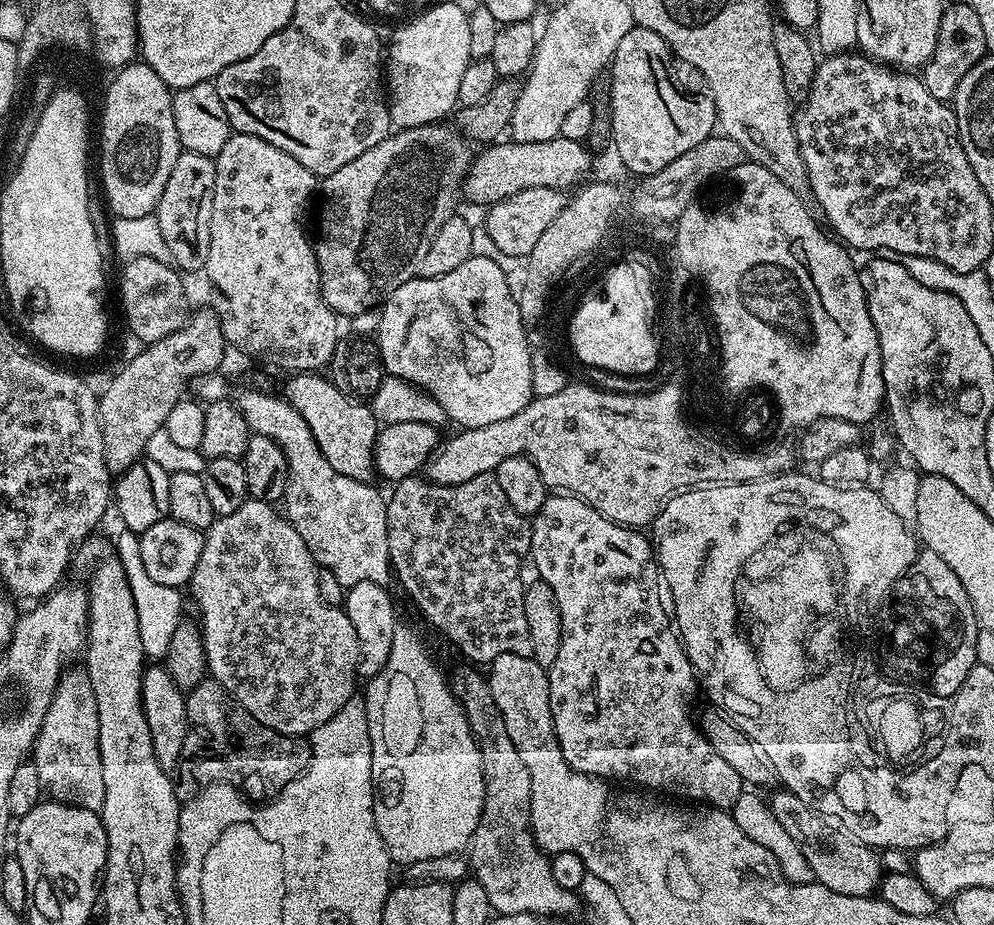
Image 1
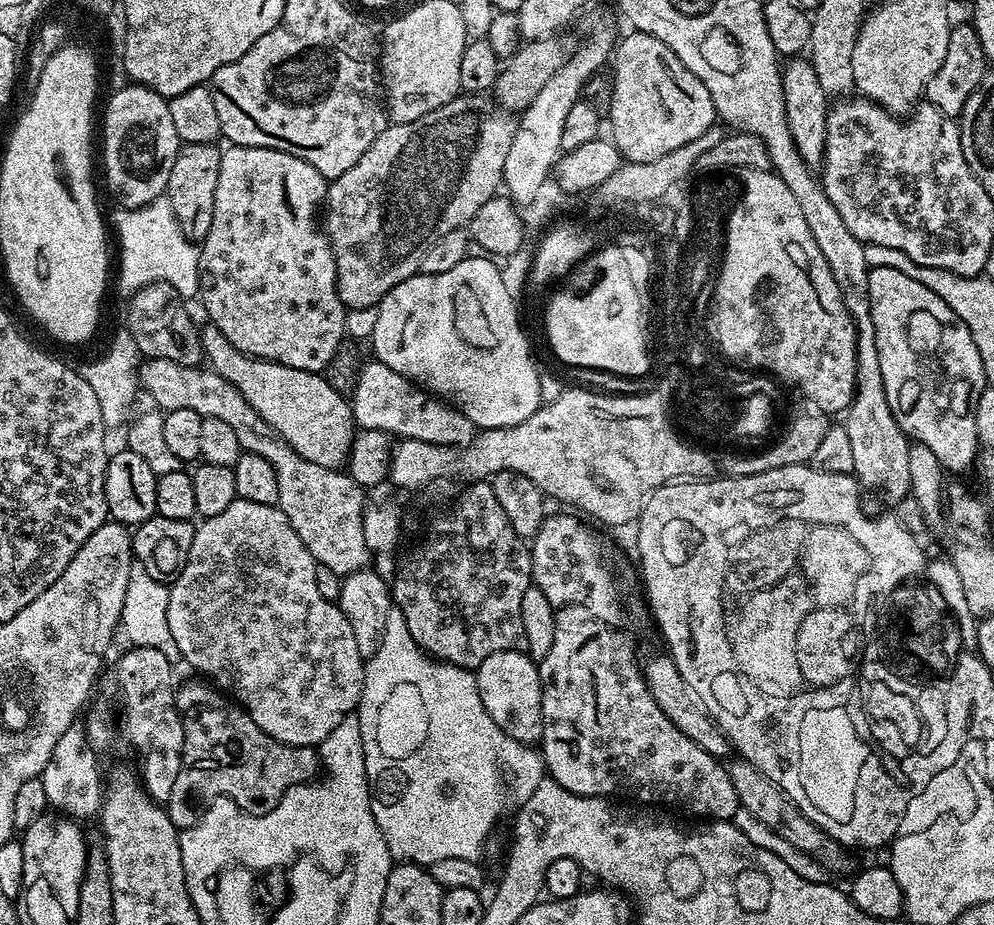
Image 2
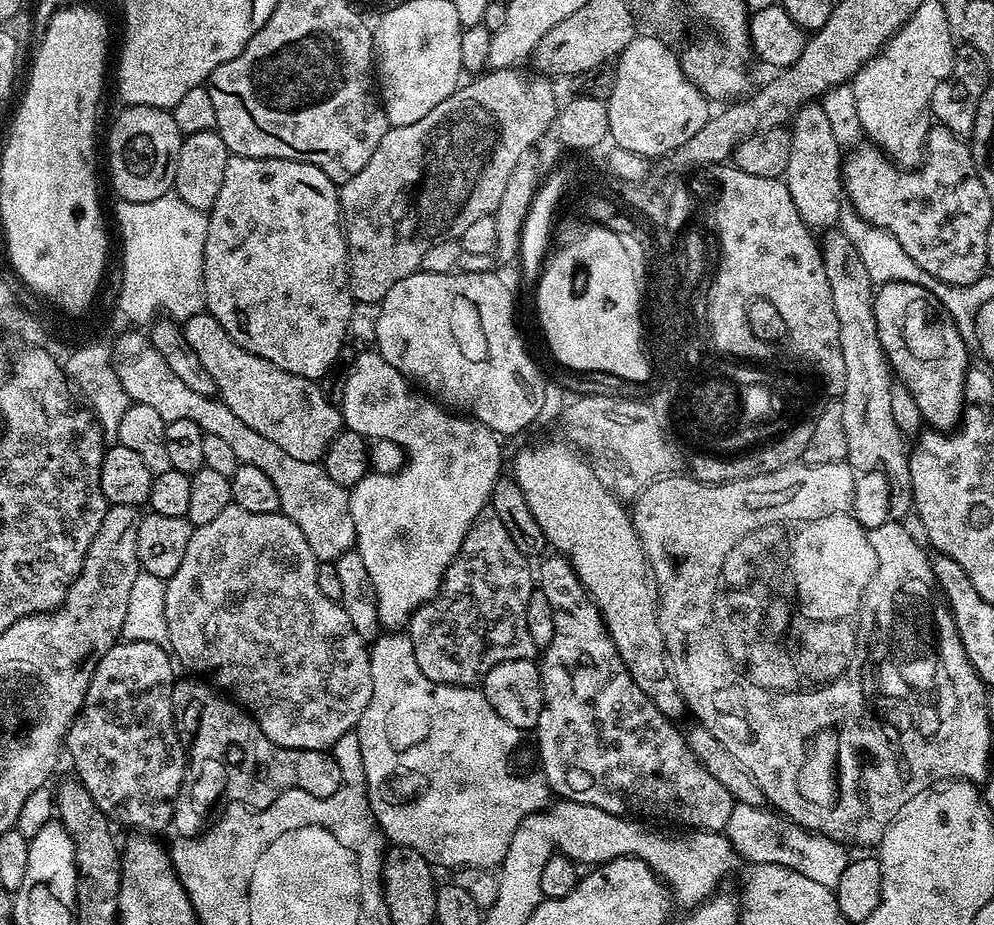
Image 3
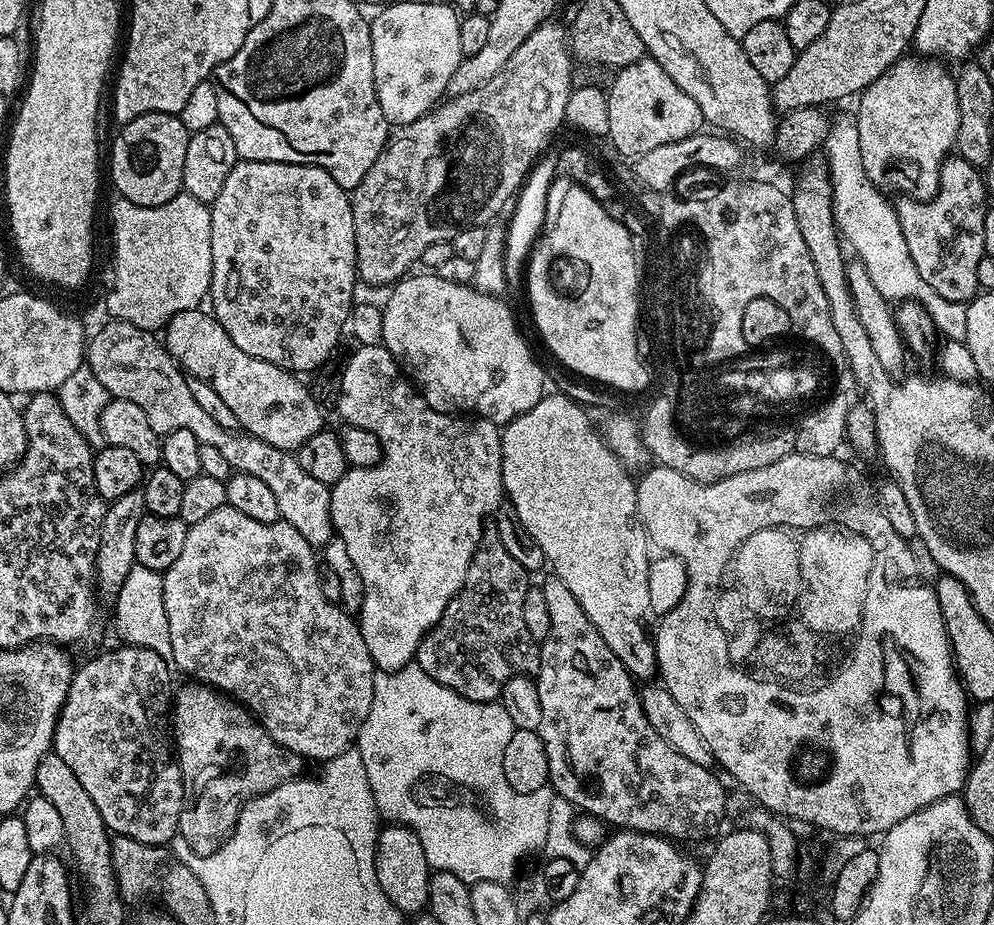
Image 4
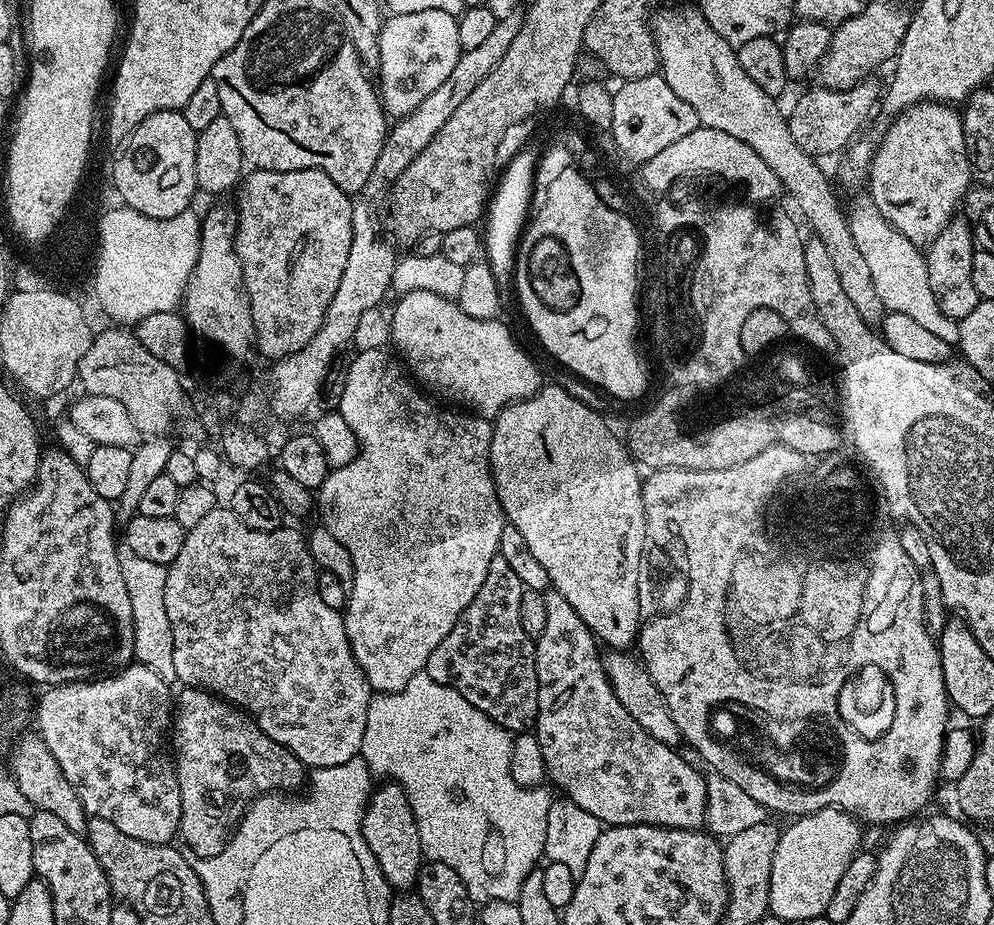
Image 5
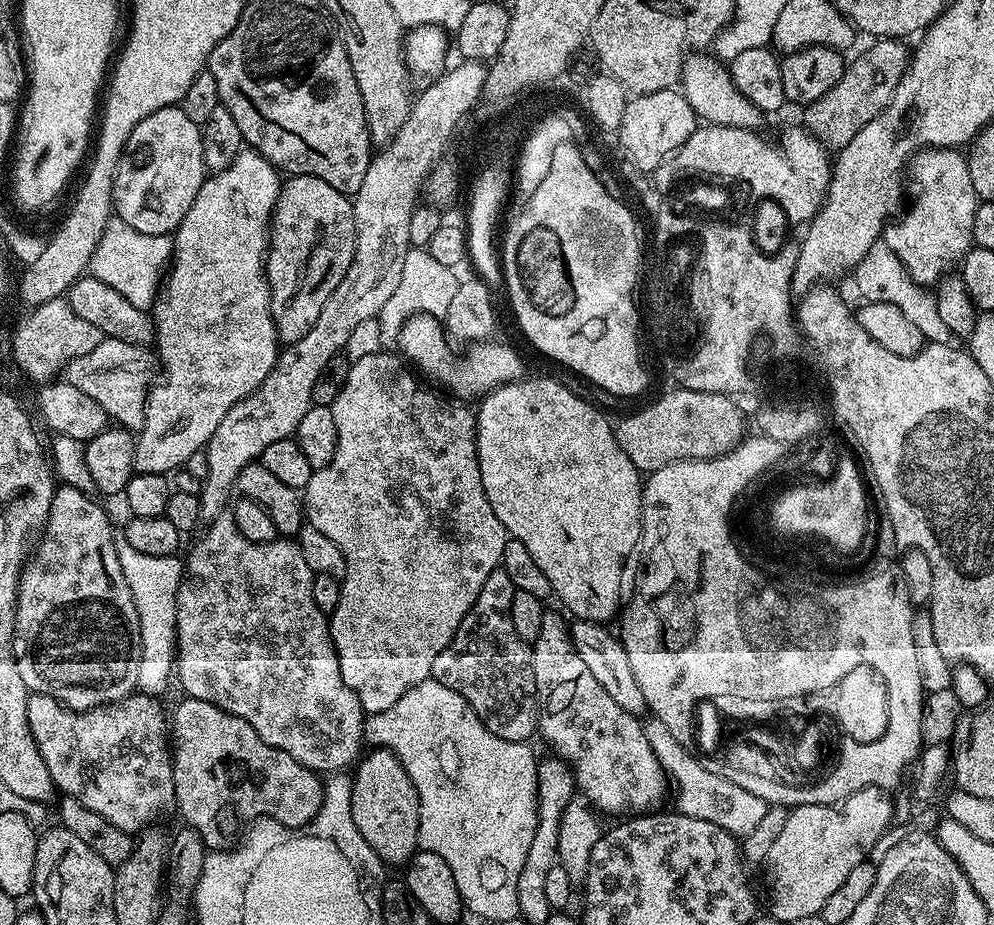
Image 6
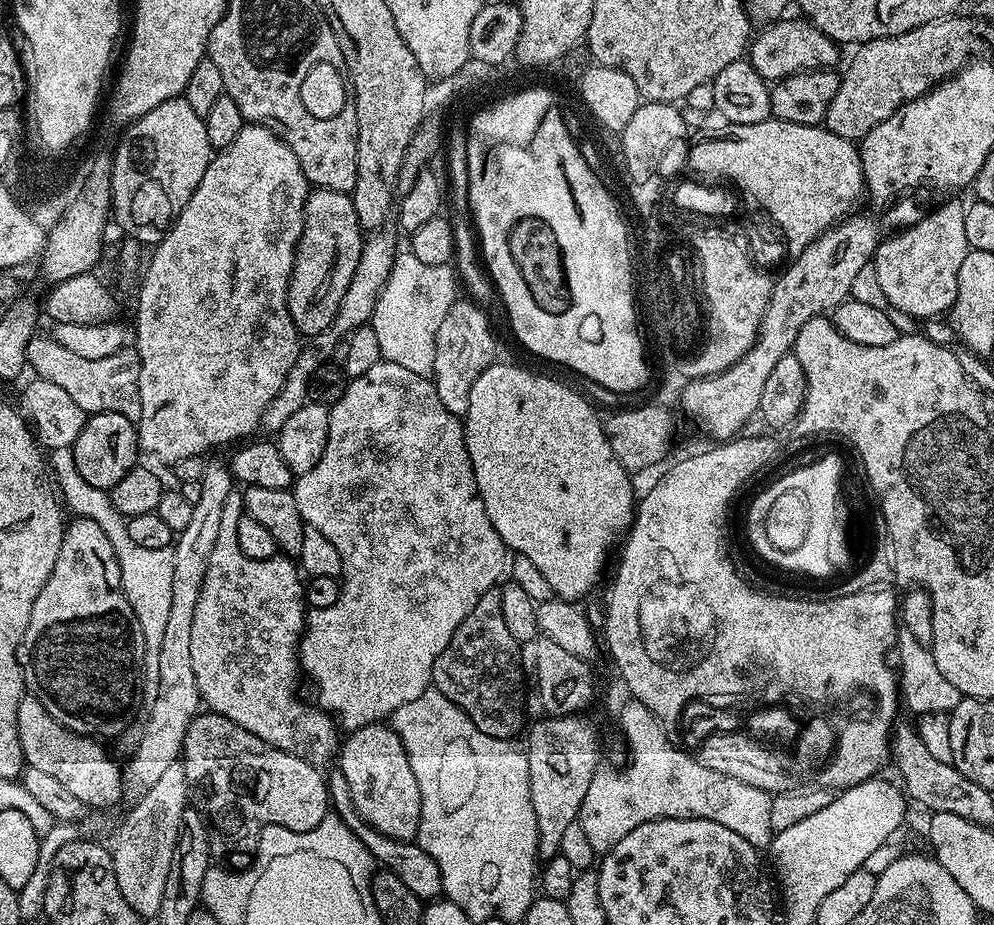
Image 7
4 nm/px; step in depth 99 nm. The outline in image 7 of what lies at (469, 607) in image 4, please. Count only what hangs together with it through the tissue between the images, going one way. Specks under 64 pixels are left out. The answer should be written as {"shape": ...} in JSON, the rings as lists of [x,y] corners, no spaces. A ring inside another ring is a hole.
{"shape":[[[493,590],[478,598],[478,606],[466,614],[462,626],[454,630],[450,638],[450,646],[438,654],[432,667],[432,684],[450,702],[454,702],[482,730],[482,734],[493,735],[494,738],[511,741],[525,727],[524,724],[524,672],[520,669],[521,645],[510,635],[506,621],[502,619],[502,598],[499,591]]]}

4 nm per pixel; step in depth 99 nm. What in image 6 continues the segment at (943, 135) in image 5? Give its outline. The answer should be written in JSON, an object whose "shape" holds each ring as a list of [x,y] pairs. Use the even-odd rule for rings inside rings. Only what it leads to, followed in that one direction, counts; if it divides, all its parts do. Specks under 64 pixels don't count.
{"shape":[[[926,148],[910,161],[910,180],[916,183],[912,209],[897,224],[885,223],[882,242],[906,266],[916,284],[935,286],[963,261],[973,247],[972,231],[978,203],[970,183],[968,158],[955,148]]]}

